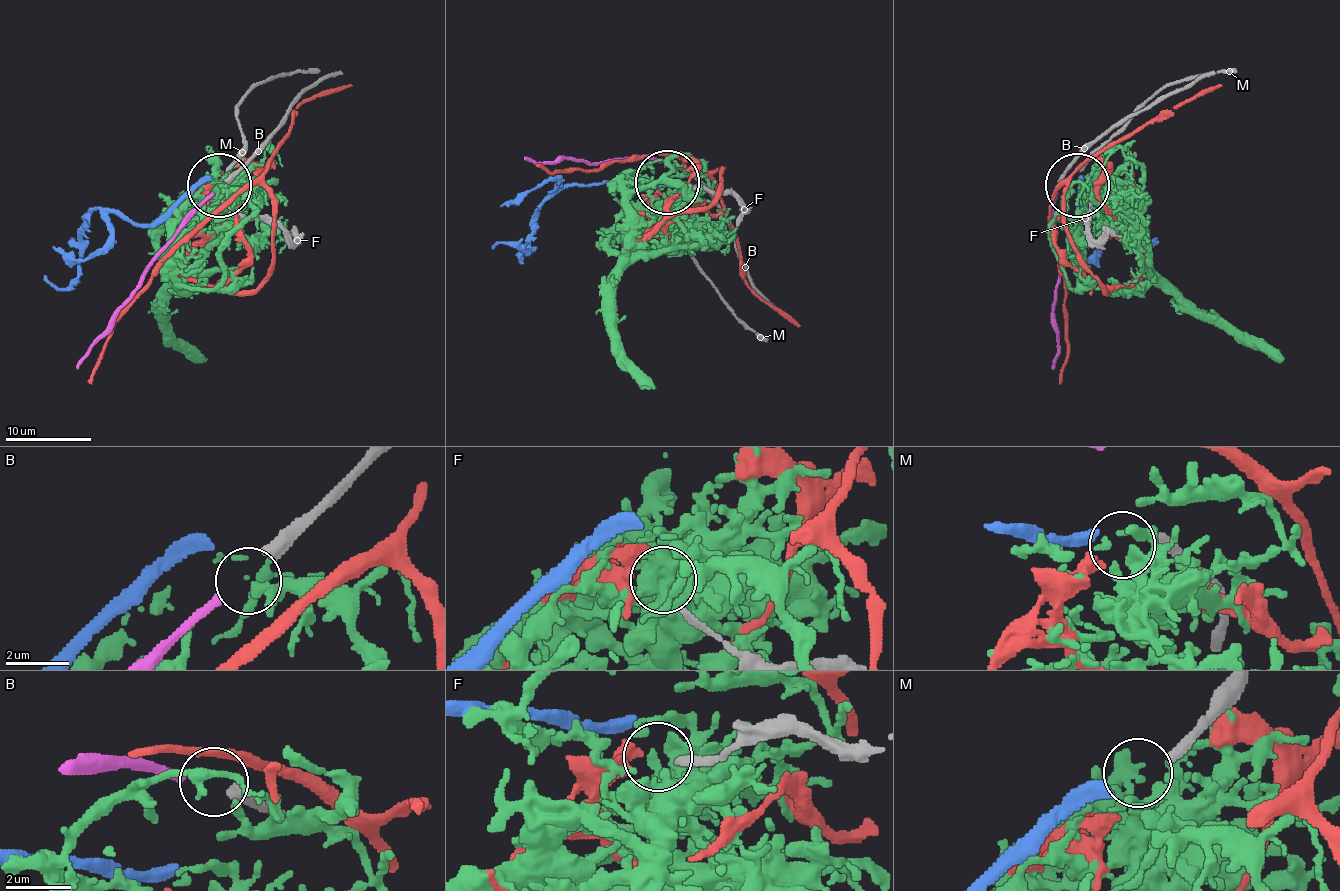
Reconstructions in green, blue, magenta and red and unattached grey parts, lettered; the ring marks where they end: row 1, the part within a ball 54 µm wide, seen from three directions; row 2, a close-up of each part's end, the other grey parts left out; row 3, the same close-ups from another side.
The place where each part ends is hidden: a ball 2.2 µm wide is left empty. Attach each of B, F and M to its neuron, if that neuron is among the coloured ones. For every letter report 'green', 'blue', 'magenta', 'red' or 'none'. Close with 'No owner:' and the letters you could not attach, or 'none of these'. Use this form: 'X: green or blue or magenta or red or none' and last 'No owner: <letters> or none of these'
B: magenta
F: red
M: blue
No owner: none of these

